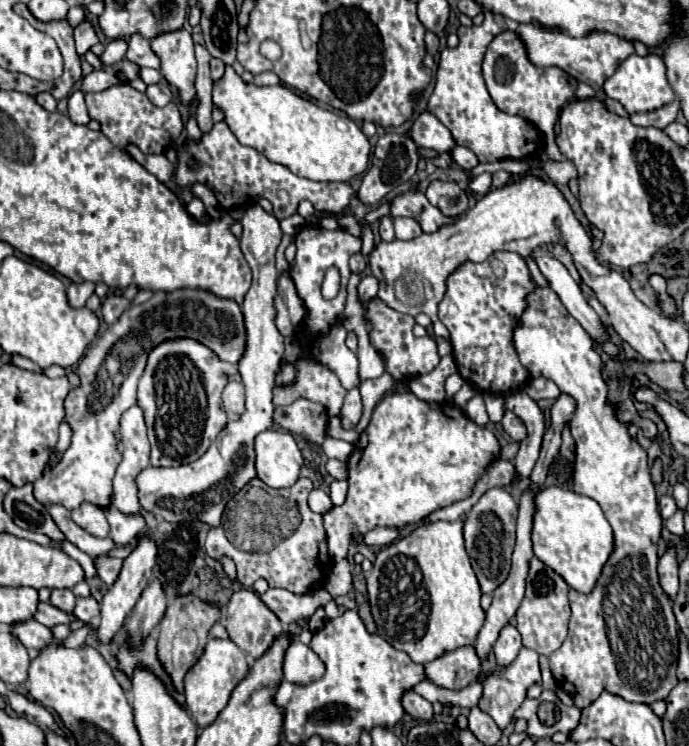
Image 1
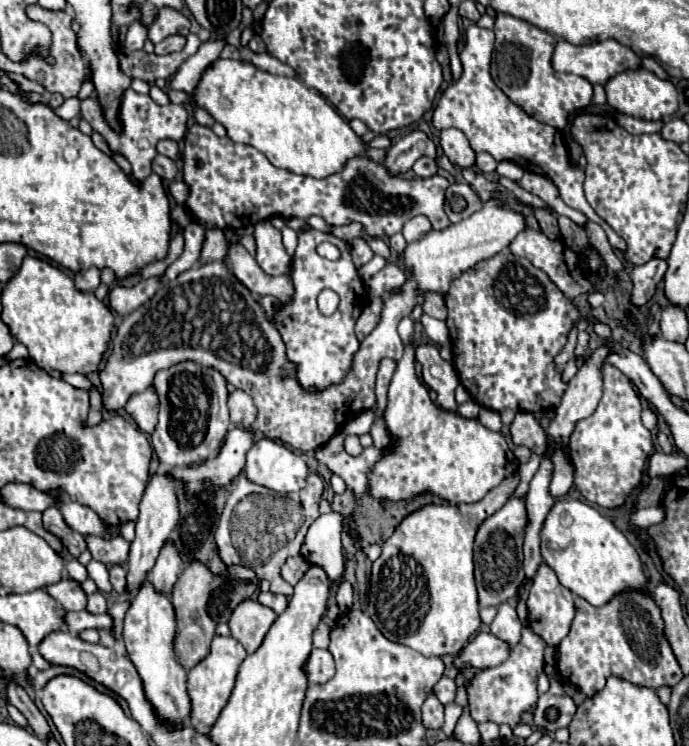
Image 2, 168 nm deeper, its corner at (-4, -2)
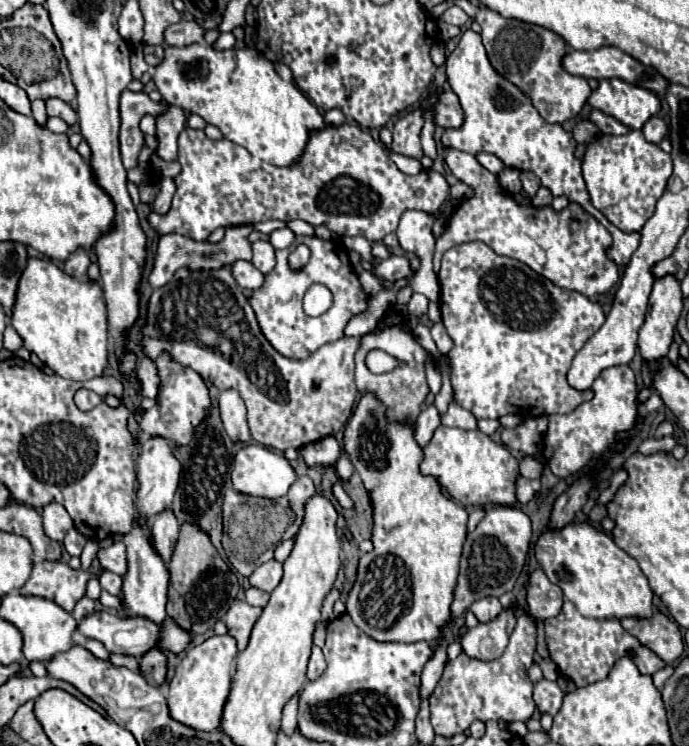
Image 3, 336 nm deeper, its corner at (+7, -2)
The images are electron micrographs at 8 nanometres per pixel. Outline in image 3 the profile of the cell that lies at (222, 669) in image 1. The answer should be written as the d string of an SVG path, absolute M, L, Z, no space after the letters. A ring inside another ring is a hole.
M213 636L193 646L185 658L177 664L169 682L167 706L173 720L193 730L217 730L221 726L221 714L231 690L233 662L237 656L237 642L233 636Z

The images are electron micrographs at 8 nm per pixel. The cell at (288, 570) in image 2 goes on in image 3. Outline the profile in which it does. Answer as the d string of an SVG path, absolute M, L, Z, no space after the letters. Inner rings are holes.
M272 559L259 566L257 572L249 580L251 580L251 586L257 586L271 593L281 582L281 574L283 574L283 566L277 560Z

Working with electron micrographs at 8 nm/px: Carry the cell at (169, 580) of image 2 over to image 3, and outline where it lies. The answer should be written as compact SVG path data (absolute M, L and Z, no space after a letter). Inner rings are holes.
M169 508L169 510L163 510L161 514L155 514L151 520L151 540L163 560L171 558L177 538L179 538L179 522L173 510Z

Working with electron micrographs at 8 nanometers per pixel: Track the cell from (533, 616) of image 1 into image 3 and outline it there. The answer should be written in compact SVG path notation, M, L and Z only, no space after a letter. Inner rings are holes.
M541 568L529 574L527 604L529 604L529 614L537 620L547 620L561 612L563 592L559 586L549 582L549 578Z

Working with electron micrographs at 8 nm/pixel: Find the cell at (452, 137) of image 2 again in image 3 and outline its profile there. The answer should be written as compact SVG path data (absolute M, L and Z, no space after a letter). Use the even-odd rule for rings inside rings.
M447 150L445 158L453 176L473 188L473 196L465 198L457 210L447 220L445 232L437 238L437 248L433 256L433 268L439 272L443 254L461 244L481 240L493 252L501 256L515 258L537 274L545 276L553 284L581 292L585 296L605 294L619 280L619 266L607 256L611 246L611 234L607 228L595 220L591 214L581 210L575 202L571 202L561 212L553 210L553 206L533 208L531 204L519 204L513 194L501 188L499 176L485 170L473 154L461 150Z

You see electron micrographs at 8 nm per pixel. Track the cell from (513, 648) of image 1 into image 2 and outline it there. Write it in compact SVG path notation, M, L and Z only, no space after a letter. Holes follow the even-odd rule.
M504 602L498 606L498 614L494 618L494 622L490 624L490 630L496 638L500 638L502 642L508 644L510 650L514 650L516 642L520 642L520 634L522 634L524 624L520 622L518 614L516 614L516 606Z

